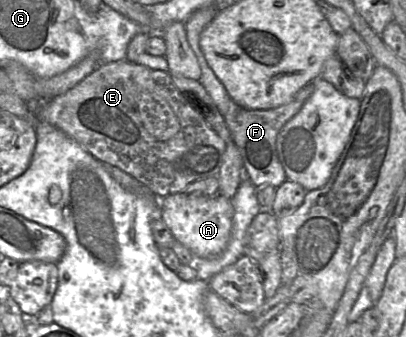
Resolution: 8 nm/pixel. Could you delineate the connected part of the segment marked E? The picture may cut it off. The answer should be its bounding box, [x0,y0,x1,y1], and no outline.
[38,34,226,198]

